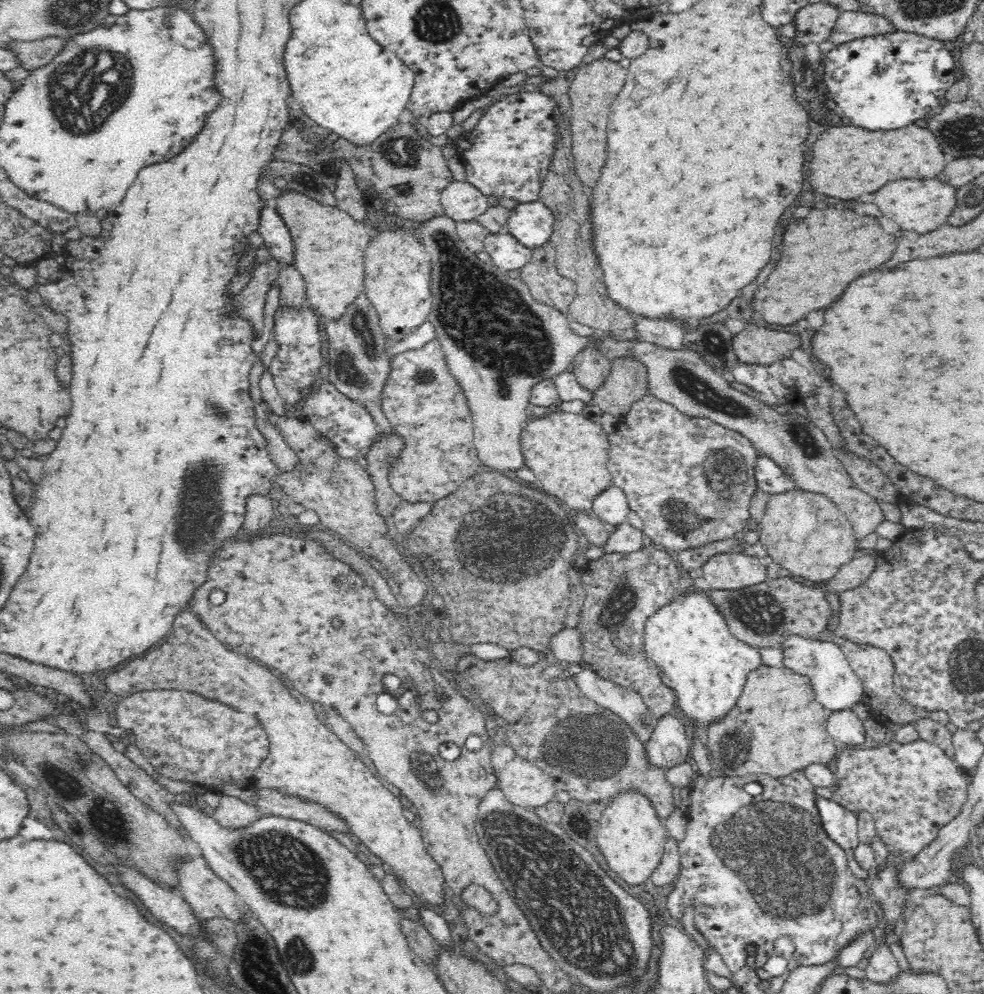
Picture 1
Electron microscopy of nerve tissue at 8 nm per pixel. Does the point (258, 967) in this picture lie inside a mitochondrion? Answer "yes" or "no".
yes

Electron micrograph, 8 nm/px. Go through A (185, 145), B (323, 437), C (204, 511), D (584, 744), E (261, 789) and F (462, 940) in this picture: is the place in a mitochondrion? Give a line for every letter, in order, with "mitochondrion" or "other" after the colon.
A: other
B: other
C: mitochondrion
D: mitochondrion
E: other
F: other

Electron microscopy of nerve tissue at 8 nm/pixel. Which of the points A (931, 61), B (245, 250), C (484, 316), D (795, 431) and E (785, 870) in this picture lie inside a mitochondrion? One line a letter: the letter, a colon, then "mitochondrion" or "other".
A: other
B: other
C: mitochondrion
D: mitochondrion
E: mitochondrion

